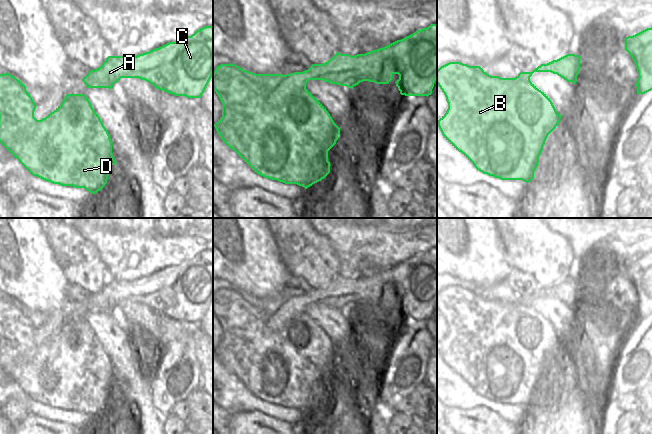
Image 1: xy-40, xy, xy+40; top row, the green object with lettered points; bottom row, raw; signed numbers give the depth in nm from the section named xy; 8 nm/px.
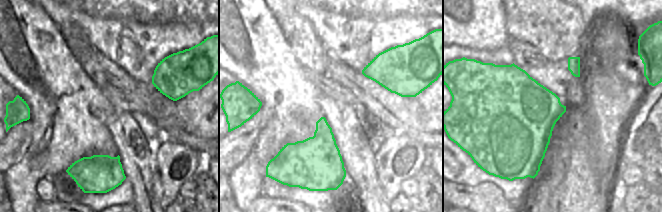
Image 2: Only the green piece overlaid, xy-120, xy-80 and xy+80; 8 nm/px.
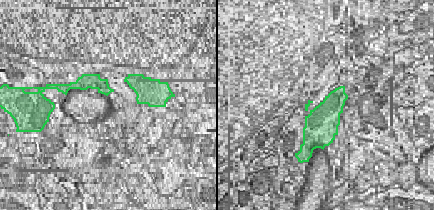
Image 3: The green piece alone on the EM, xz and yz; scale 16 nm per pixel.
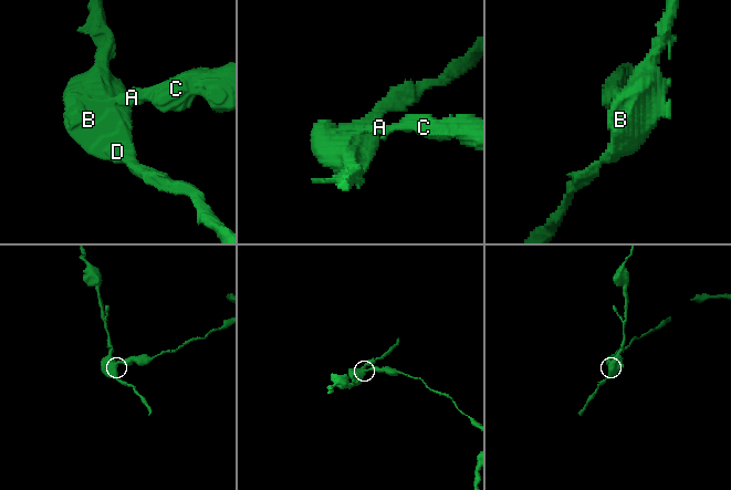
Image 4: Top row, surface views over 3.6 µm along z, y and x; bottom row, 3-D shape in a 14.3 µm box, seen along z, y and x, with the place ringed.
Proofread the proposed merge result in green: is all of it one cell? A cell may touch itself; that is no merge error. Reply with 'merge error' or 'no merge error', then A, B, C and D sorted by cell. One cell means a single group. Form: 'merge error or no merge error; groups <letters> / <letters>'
merge error; groups A C / B D

